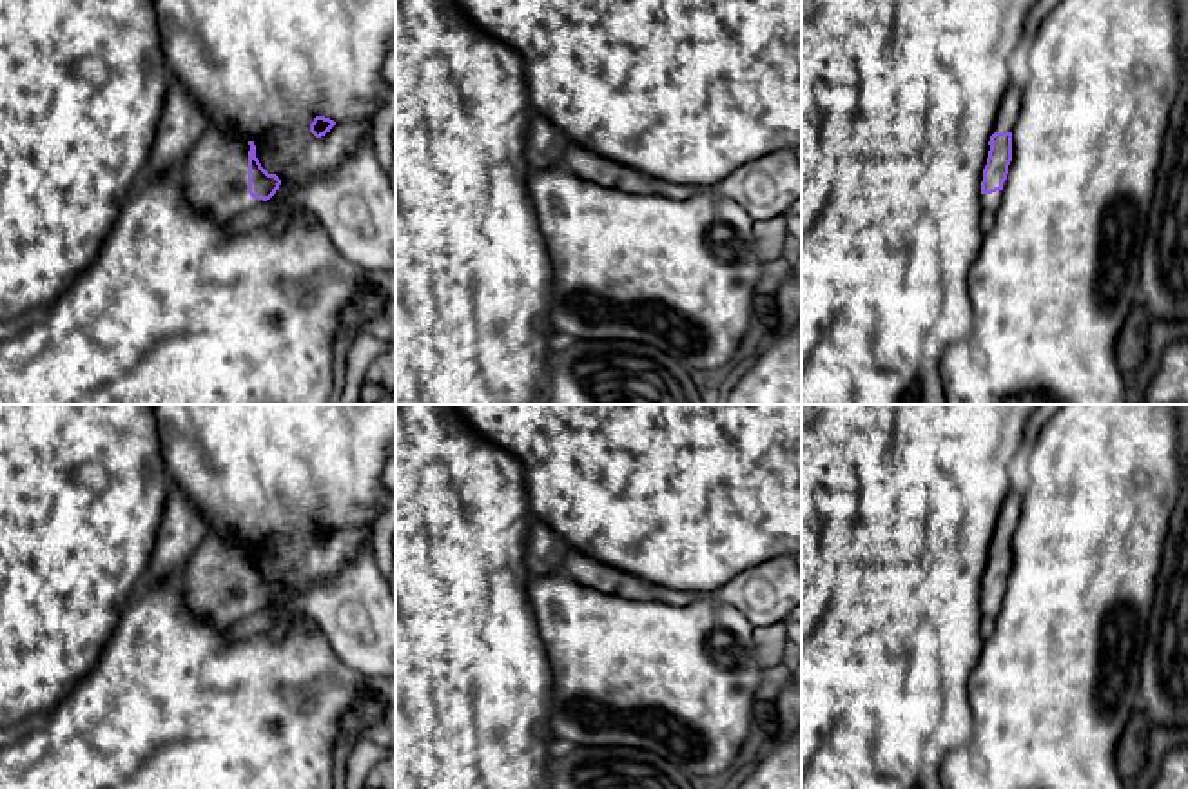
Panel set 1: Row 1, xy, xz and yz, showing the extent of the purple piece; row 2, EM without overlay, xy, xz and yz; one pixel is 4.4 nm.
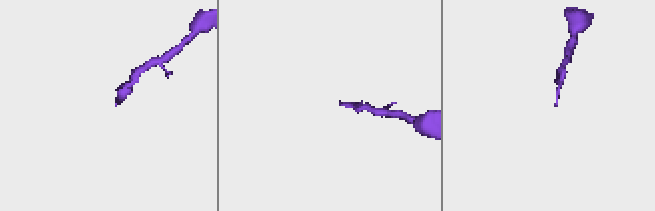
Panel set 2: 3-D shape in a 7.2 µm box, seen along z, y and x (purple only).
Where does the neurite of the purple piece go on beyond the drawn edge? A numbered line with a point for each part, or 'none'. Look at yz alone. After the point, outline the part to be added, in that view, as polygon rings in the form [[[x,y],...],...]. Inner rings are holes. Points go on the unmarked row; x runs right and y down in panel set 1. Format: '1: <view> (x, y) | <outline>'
1: yz (989, 608) | [[[996,597],[992,600],[981,600],[981,617],[983,619],[996,619],[1001,609],[1003,597]]]

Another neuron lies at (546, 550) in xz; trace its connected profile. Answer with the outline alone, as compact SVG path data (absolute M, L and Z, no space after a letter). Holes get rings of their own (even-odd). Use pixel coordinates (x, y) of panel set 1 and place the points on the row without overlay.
M533 521L526 541L526 564L531 577L564 573L564 560L571 546L540 521Z

